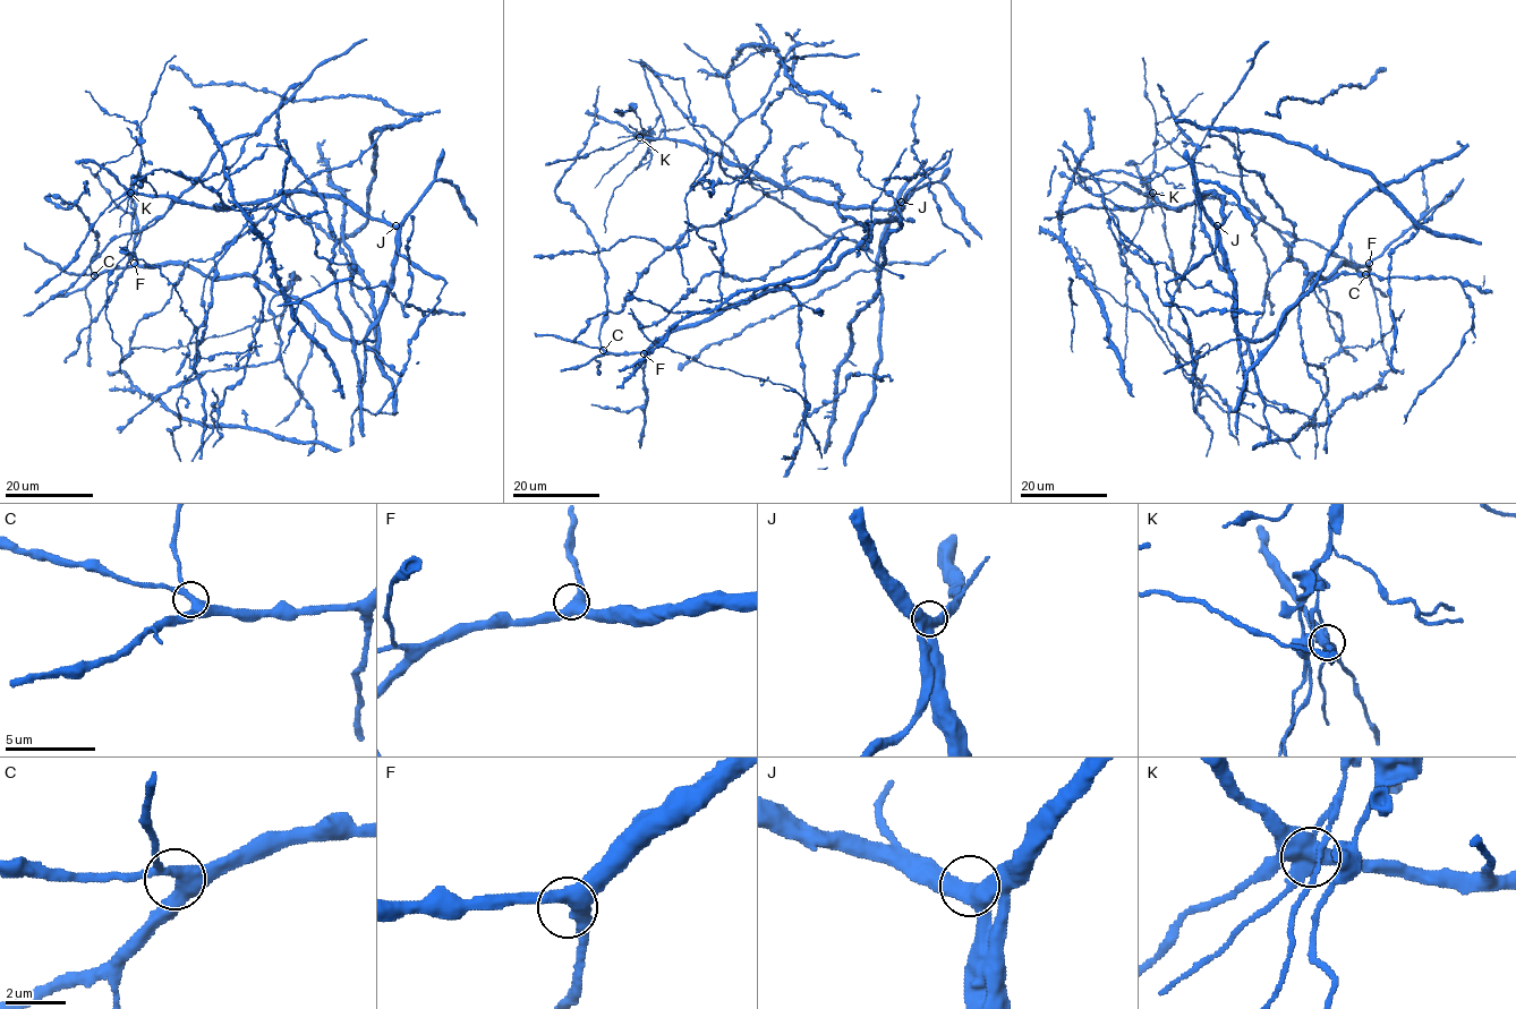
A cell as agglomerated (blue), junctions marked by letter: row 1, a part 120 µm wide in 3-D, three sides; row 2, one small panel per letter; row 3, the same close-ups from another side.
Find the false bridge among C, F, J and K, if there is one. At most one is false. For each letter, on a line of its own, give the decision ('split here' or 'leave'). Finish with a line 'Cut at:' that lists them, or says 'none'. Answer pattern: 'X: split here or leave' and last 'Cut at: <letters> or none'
C: leave
F: leave
J: leave
K: split here
Cut at: K

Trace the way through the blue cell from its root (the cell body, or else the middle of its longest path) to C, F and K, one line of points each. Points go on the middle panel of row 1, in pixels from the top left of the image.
C: (876, 222), (808, 283), (773, 287), (731, 302), (672, 327), (642, 351), (603, 350)
F: (876, 222), (854, 248), (812, 281), (773, 287), (701, 321), (672, 327), (644, 353)
K: (876, 222), (893, 221), (902, 203), (889, 208), (827, 204), (765, 181), (695, 145), (639, 137)

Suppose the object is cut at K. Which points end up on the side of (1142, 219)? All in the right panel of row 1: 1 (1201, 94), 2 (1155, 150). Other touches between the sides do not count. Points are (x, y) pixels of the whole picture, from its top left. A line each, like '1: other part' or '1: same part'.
1: same part
2: same part

